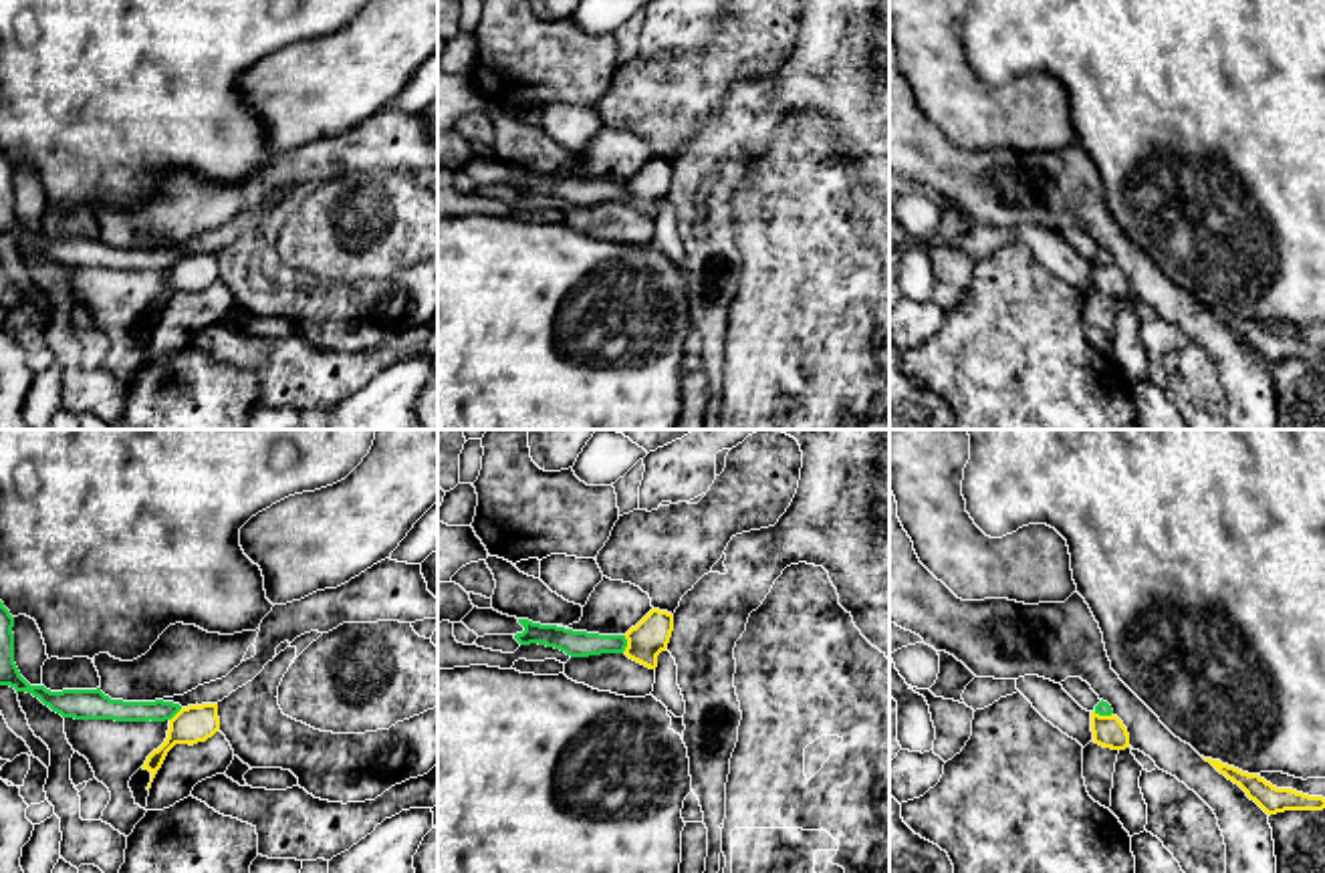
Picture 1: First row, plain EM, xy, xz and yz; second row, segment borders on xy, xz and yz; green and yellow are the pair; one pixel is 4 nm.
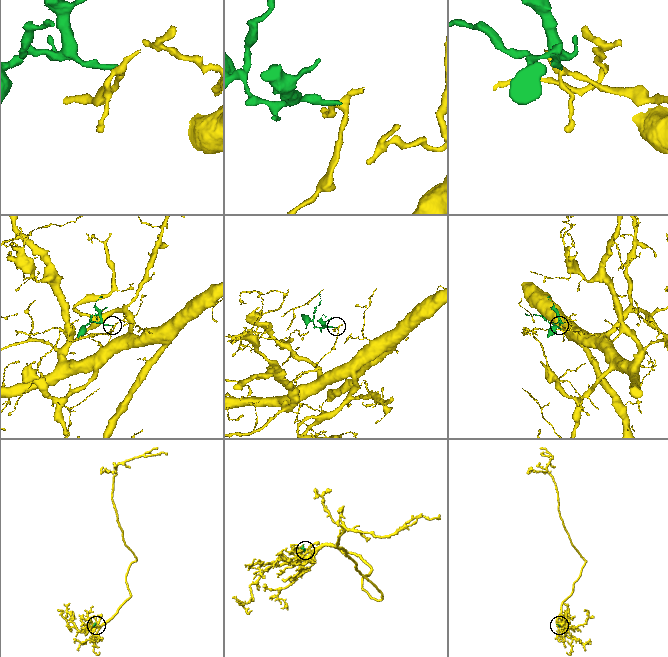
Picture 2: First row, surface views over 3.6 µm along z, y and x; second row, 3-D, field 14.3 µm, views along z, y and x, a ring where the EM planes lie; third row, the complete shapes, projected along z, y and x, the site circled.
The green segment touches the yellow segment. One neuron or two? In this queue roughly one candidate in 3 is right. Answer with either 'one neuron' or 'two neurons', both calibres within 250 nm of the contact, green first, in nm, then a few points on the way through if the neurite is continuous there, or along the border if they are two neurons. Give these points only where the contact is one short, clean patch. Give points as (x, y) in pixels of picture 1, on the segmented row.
two neurons; 110 nm thick on the green side, 150 nm on the other; border along xz (626, 636), (622, 652)

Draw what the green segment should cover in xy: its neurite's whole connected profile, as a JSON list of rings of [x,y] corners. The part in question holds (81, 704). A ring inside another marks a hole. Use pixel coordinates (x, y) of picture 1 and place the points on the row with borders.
[[[0,601],[0,685],[32,694],[52,712],[75,720],[115,720],[115,722],[165,722],[171,720],[182,706],[173,702],[123,702],[111,700],[97,690],[63,690],[50,692],[44,685],[30,685],[14,663],[14,617]]]

